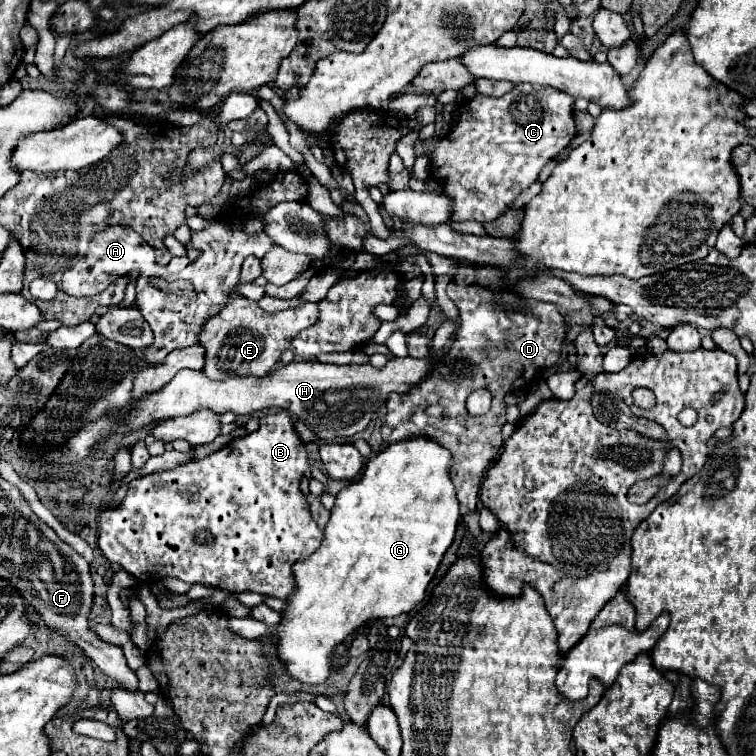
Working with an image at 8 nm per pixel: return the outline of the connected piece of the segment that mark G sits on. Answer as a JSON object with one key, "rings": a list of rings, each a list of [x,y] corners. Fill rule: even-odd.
{"rings":[[[410,437],[388,445],[368,459],[360,481],[340,489],[320,549],[294,565],[298,589],[288,597],[288,609],[282,613],[282,623],[276,627],[278,655],[294,679],[310,685],[324,683],[330,673],[332,651],[348,633],[370,619],[408,613],[424,599],[426,587],[450,547],[460,519],[456,489],[450,481],[450,465],[452,453],[446,447],[424,437]]]}

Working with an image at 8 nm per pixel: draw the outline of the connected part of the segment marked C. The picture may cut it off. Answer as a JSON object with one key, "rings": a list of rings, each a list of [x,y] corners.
{"rings":[[[530,83],[514,85],[514,89],[502,97],[486,97],[476,93],[470,101],[462,103],[458,109],[458,123],[452,127],[452,133],[438,139],[432,135],[426,141],[414,143],[414,153],[426,155],[432,165],[432,175],[442,181],[444,195],[452,199],[452,217],[450,221],[478,221],[490,223],[502,215],[512,201],[528,189],[540,175],[542,167],[550,163],[576,135],[574,125],[574,99],[568,93],[562,93],[554,87],[538,87]]]}

